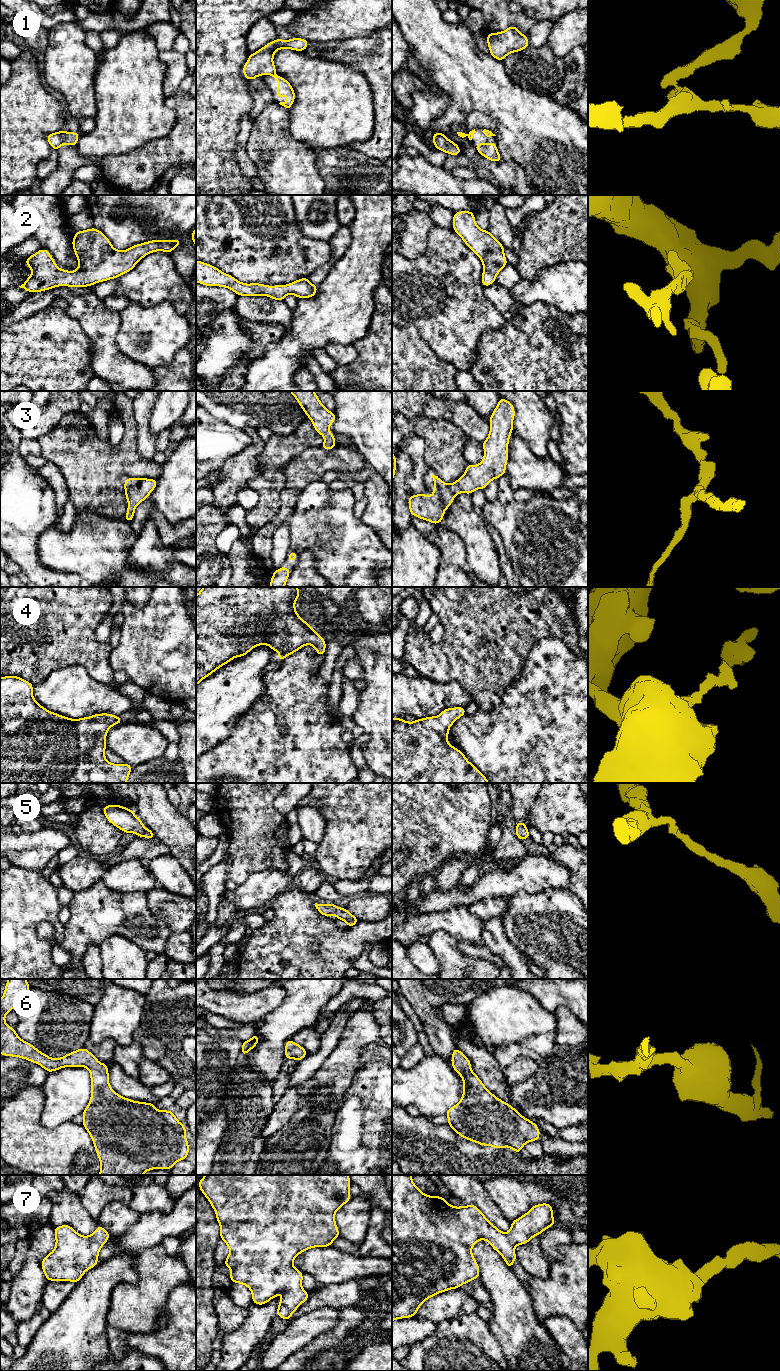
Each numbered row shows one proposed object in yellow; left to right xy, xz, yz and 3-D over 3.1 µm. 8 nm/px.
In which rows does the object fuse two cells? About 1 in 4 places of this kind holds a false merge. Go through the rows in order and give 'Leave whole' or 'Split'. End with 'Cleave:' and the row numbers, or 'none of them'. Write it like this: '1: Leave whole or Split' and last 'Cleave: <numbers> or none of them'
1: Split
2: Leave whole
3: Leave whole
4: Leave whole
5: Leave whole
6: Leave whole
7: Leave whole
Cleave: 1

